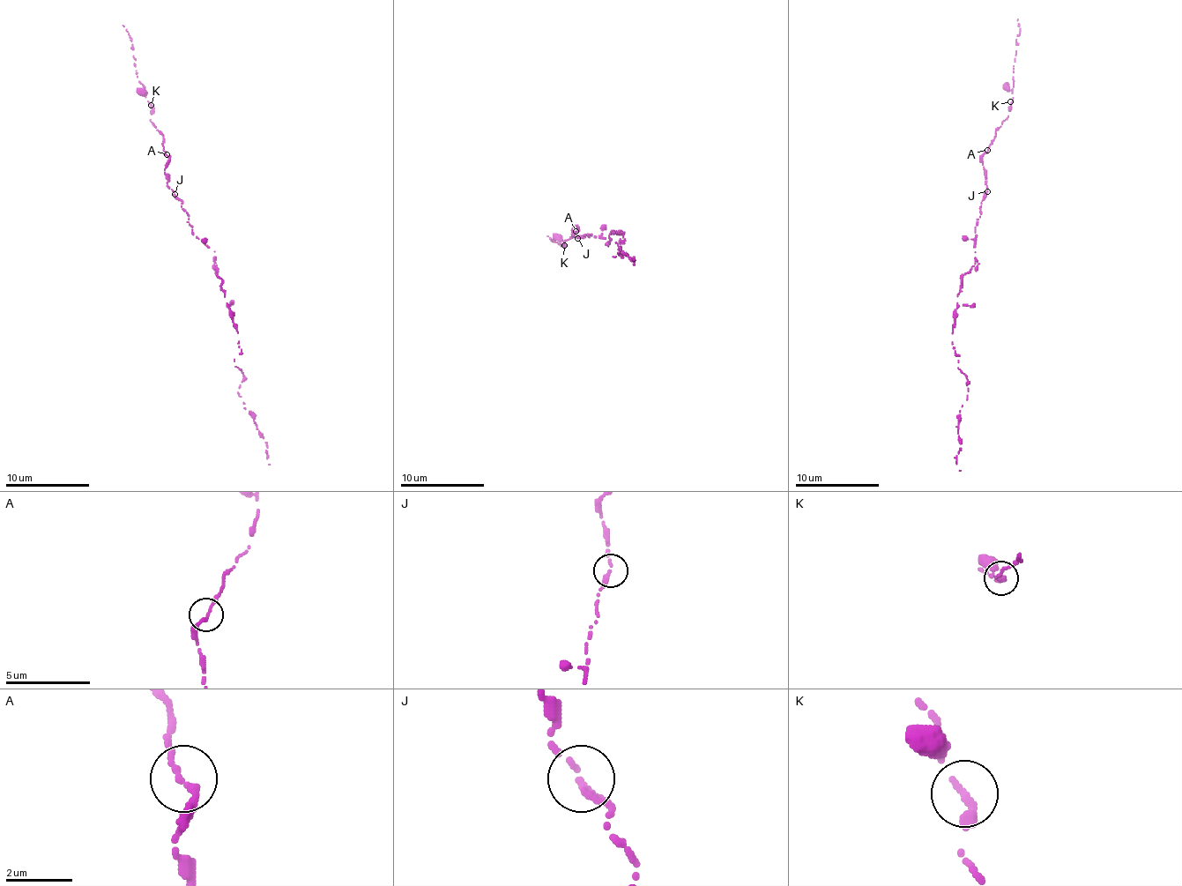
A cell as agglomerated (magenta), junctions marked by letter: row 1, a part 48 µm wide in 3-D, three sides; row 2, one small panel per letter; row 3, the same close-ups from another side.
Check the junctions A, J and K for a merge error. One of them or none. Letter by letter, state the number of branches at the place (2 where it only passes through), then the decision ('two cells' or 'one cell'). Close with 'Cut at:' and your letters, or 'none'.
A: 2 | one cell
J: 2 | one cell
K: 1 | one cell
Cut at: none

